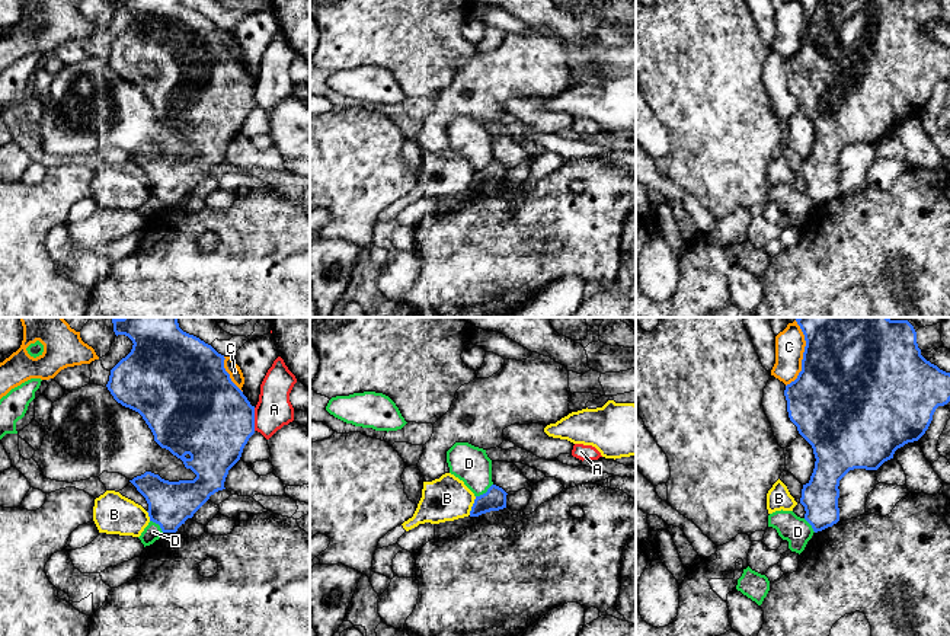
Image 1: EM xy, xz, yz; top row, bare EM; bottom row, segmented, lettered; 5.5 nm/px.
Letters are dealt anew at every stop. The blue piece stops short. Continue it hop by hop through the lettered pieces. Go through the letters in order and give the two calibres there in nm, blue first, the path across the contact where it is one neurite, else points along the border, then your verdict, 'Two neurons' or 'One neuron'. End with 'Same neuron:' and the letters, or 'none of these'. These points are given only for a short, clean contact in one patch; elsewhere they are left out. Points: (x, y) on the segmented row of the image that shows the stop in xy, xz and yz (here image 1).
A: Thickness 460 nm (blue) against 200 nm. Boundary: xy (253, 408), (255, 430). Two neurons
B: Thickness 120 nm (blue) against 240 nm. Two neurons
C: Thickness 500 nm (blue) against 160 nm. Two neurons
D: Thickness 120 nm (blue) against 200 nm. Boundary: xz (492, 483), (476, 497). Two neurons
Same neuron: none of these

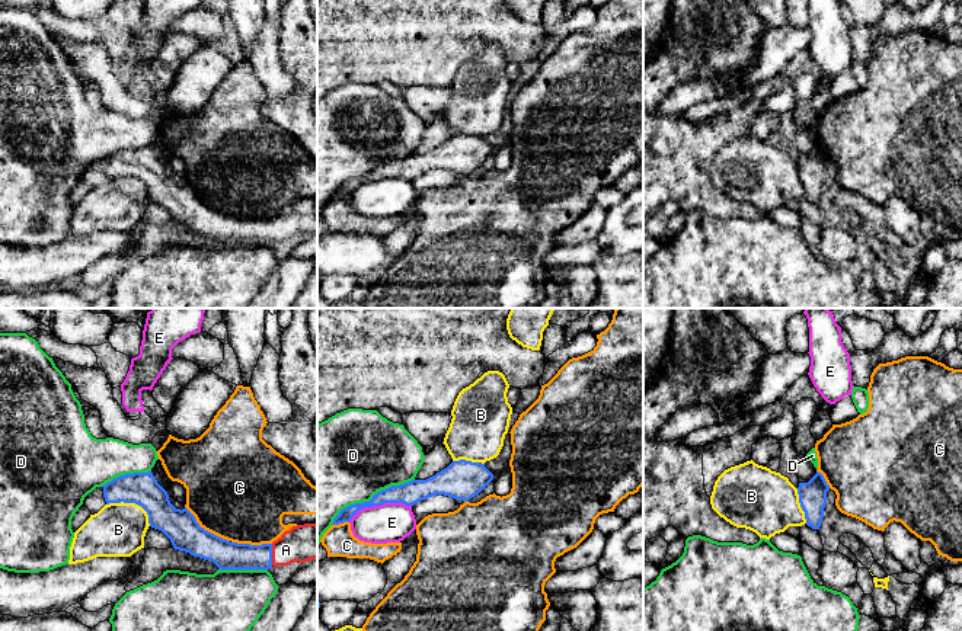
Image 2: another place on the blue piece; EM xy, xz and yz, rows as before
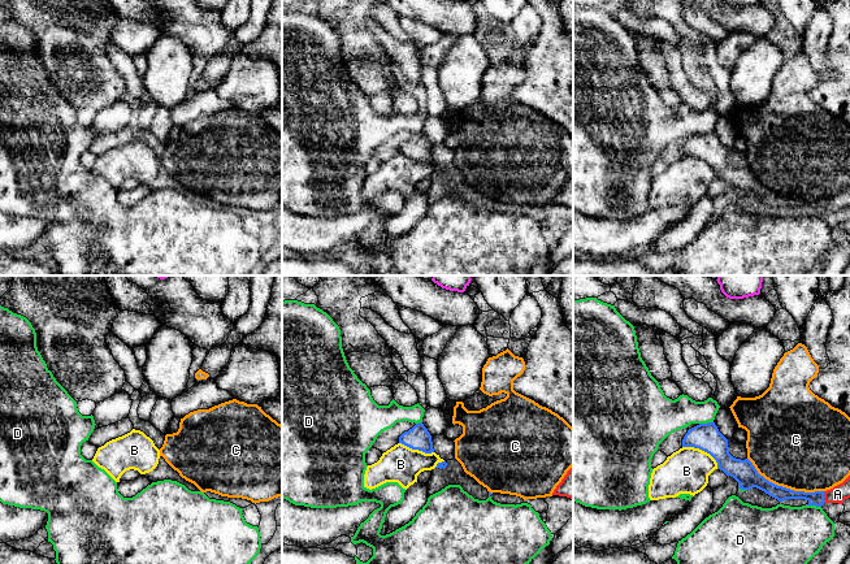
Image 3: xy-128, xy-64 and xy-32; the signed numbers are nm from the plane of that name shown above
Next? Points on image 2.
A: Thickness 160 nm (blue) against 200 nm. Path across: xy (227, 556), (271, 554), (303, 543). One neuron
B: Thickness 180 nm (blue) against 300 nm. Boundary: xy (106, 503), (134, 502), (146, 512), (150, 525). Two neurons
C: Thickness 190 nm (blue) against 480 nm. Two neurons
D: Thickness 130 nm (blue) against 480 nm. Two neurons
E: Thickness 130 nm (blue) against 220 nm. Two neurons
Same neuron: A

